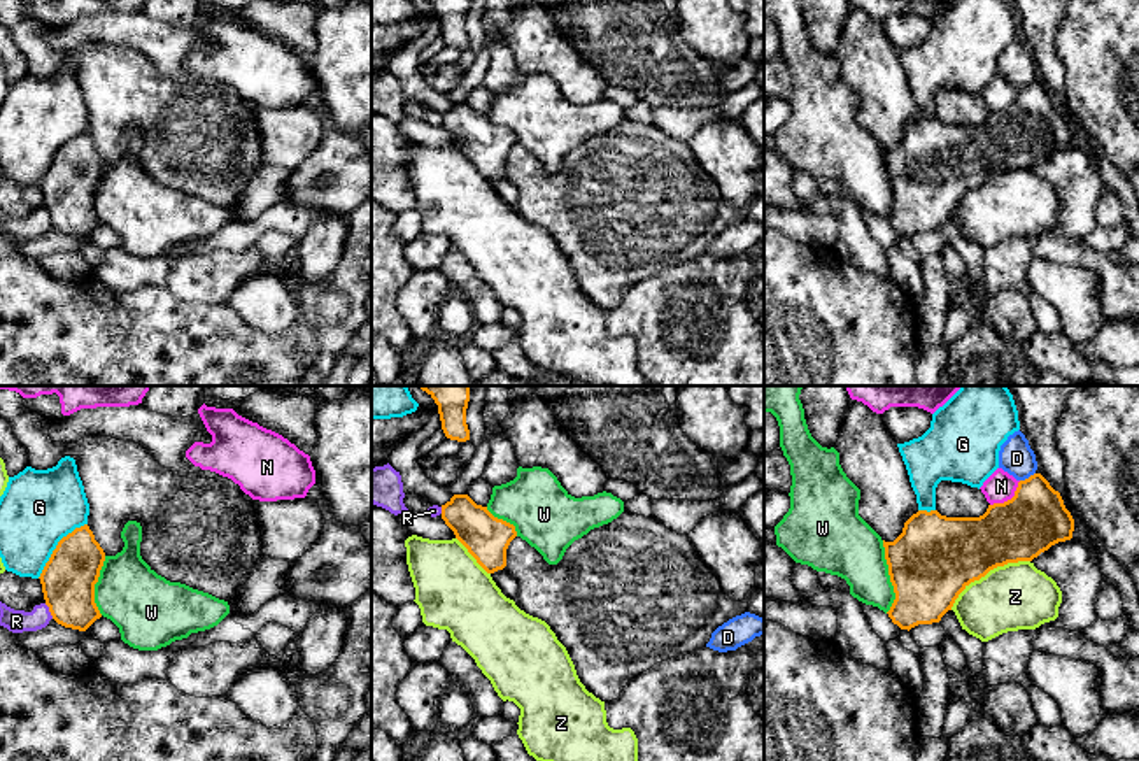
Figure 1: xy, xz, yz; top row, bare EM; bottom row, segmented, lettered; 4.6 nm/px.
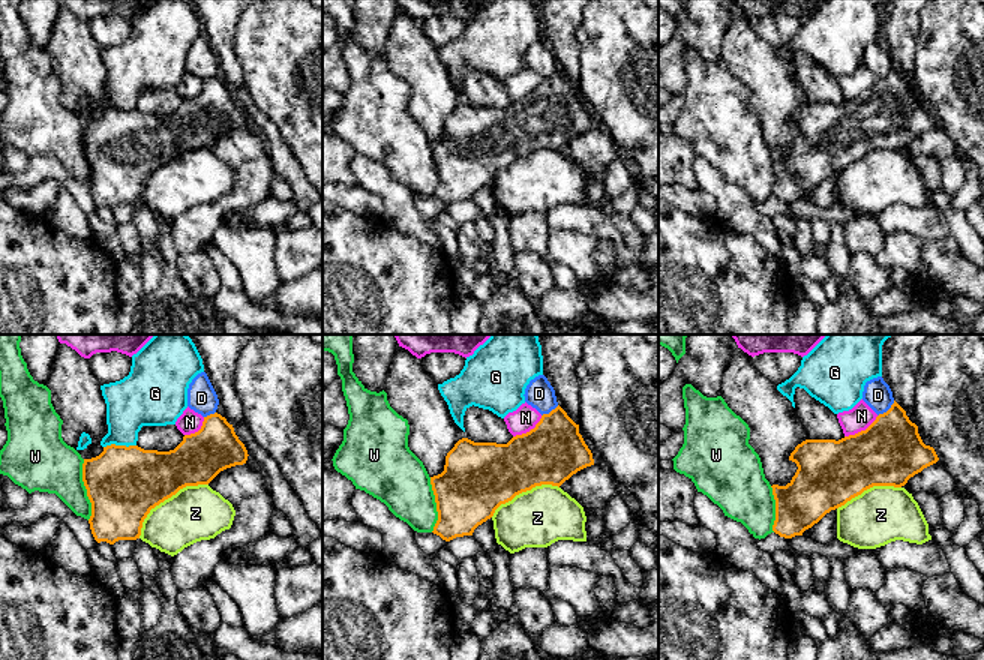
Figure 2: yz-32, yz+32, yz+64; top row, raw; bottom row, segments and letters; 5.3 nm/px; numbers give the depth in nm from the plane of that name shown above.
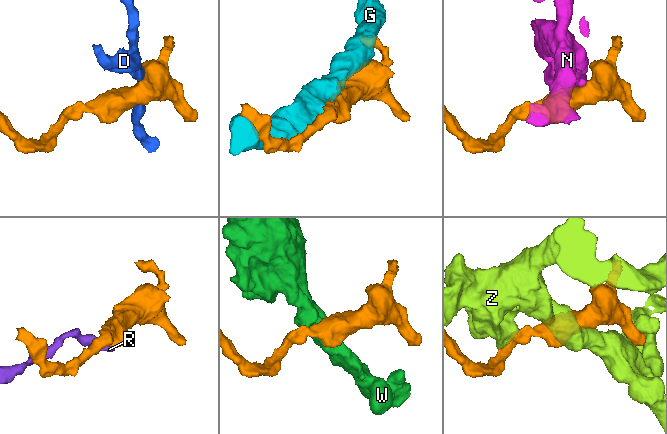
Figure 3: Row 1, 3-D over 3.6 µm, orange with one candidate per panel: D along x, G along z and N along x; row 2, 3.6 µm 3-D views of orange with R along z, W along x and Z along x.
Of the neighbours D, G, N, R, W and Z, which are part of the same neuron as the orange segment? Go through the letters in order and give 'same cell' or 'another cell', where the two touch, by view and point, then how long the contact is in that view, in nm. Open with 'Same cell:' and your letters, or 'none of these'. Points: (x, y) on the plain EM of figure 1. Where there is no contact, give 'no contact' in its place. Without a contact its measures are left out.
Same cell: none of these
D: another cell | yz (1029, 85) | 80 nm
G: another cell | xy (56, 153) | 340 nm
N: another cell | yz (1008, 107) | 180 nm
R: another cell | xy (49, 218) | 80 nm
W: another cell | yz (891, 184) | 340 nm
Z: another cell | yz (987, 179) | 440 nm

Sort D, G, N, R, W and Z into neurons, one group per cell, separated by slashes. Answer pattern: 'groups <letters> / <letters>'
groups D / G / N / R / W / Z

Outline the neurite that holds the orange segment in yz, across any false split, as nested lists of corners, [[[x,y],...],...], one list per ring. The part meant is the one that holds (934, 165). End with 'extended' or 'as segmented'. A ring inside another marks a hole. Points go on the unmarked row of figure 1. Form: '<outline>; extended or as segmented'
[[[1041,81],[1020,88],[1011,107],[988,112],[980,124],[918,117],[894,149],[883,147],[895,200],[887,221],[908,238],[939,230],[971,189],[997,174],[1032,168],[1072,139],[1071,119]]]; as segmented

